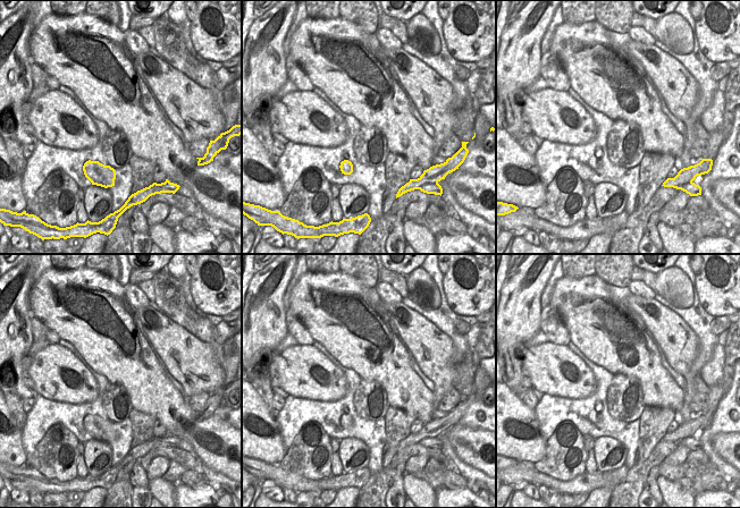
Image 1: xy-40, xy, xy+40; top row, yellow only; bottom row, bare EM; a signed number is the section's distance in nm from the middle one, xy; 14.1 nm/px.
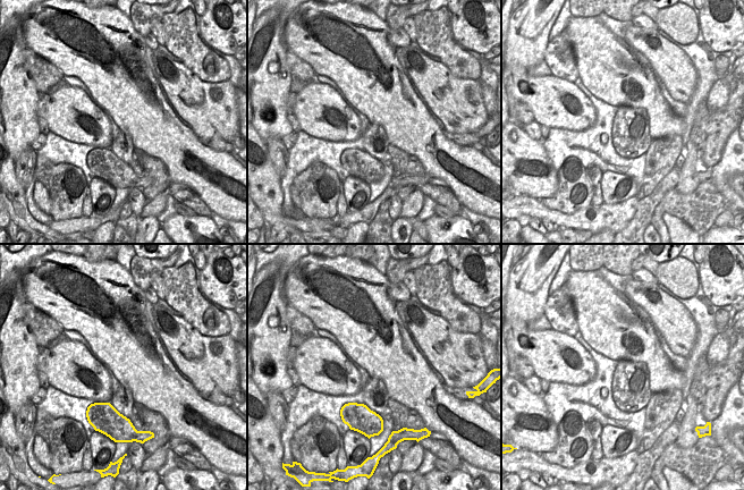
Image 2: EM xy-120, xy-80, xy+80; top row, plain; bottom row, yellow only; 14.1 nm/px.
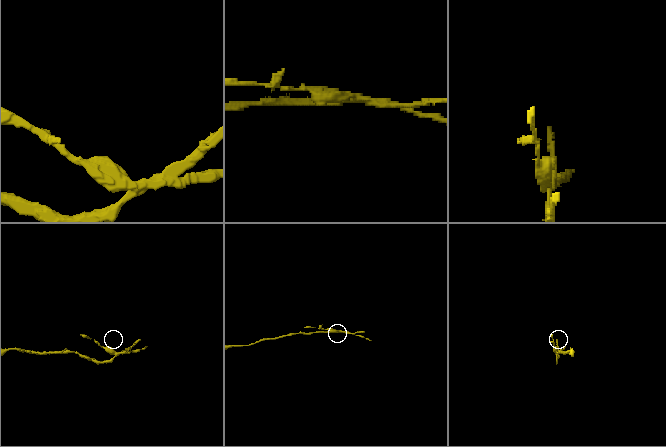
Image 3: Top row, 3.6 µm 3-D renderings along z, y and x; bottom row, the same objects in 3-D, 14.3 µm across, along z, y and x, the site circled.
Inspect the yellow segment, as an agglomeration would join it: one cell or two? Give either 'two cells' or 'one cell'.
two cells

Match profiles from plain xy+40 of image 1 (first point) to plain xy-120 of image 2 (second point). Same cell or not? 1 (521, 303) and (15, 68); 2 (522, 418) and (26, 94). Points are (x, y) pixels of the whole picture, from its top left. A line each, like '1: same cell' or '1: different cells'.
1: same cell
2: different cells

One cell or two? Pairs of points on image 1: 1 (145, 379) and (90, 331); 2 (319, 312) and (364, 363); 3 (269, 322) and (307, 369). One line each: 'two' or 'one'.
1: one
2: one
3: two

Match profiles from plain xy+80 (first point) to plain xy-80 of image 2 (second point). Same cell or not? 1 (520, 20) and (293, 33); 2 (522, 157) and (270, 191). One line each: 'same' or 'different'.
1: different
2: same

